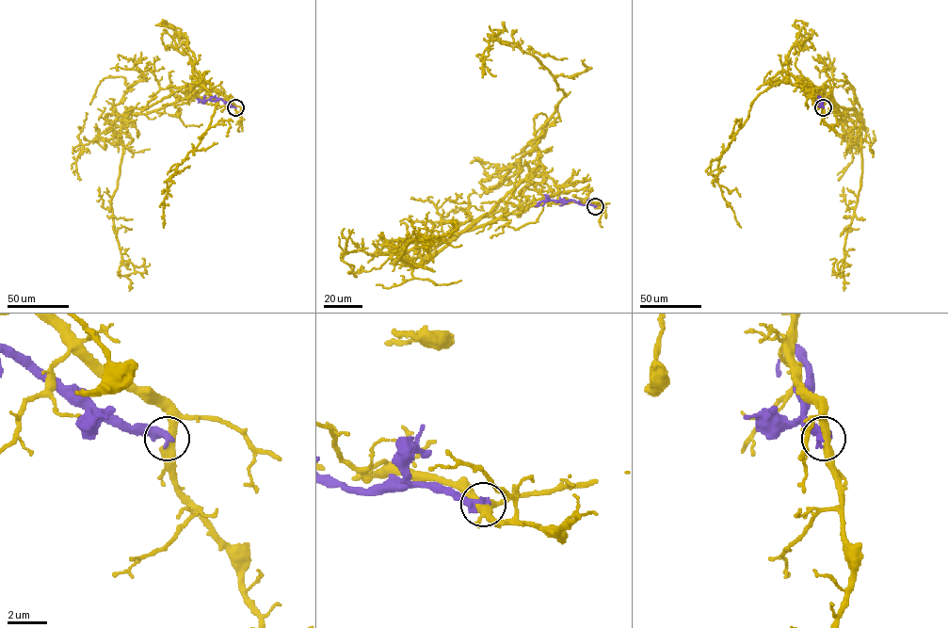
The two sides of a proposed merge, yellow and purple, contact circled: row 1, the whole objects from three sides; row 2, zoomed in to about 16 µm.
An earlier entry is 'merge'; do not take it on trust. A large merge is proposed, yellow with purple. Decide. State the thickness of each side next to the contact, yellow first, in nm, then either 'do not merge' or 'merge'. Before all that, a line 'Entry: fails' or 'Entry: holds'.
Entry: fails
440 nm thick on the yellow side, 500 nm on the other; do not merge

